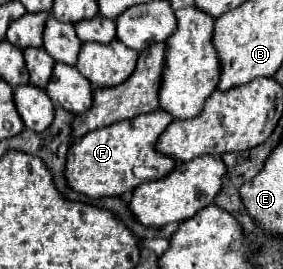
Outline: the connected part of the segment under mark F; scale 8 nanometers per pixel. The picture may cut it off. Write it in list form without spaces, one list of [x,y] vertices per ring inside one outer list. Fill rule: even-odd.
[[[157,109],[149,115],[137,115],[133,119],[125,119],[121,123],[113,123],[107,127],[101,127],[97,131],[89,131],[81,139],[69,147],[67,161],[65,161],[65,181],[67,185],[91,199],[97,197],[115,197],[125,195],[127,191],[133,191],[141,181],[133,175],[136,167],[147,167],[157,171],[158,179],[161,179],[175,167],[175,161],[161,155],[155,149],[155,141],[161,135],[161,131],[171,123],[171,115]]]

